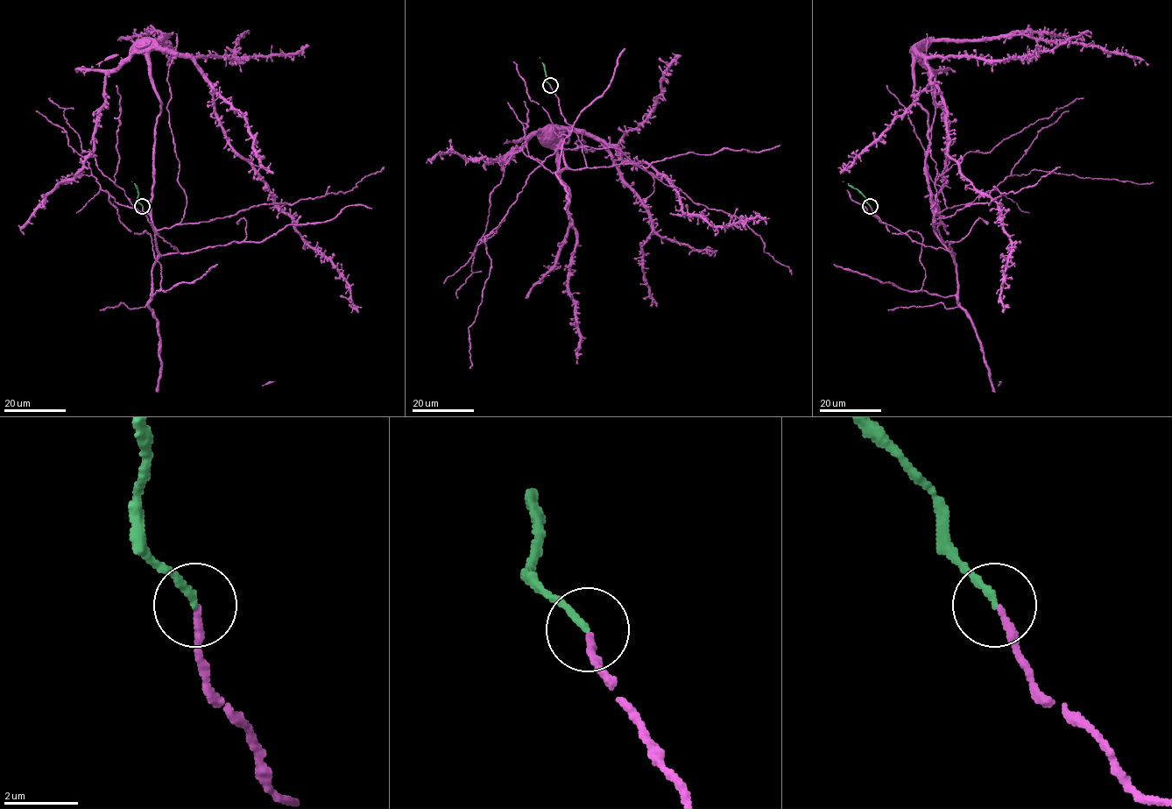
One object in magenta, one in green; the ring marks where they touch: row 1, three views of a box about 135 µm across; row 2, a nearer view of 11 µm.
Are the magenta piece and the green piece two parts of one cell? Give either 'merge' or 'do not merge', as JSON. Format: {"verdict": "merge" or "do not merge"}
{"verdict": "merge"}

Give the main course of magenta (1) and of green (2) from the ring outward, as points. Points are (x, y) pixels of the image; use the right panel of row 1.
1: (871, 207), (954, 254), (933, 227), (924, 55), (948, 153), (1011, 241), (1009, 308)
2: (870, 207), (856, 188), (843, 181)

